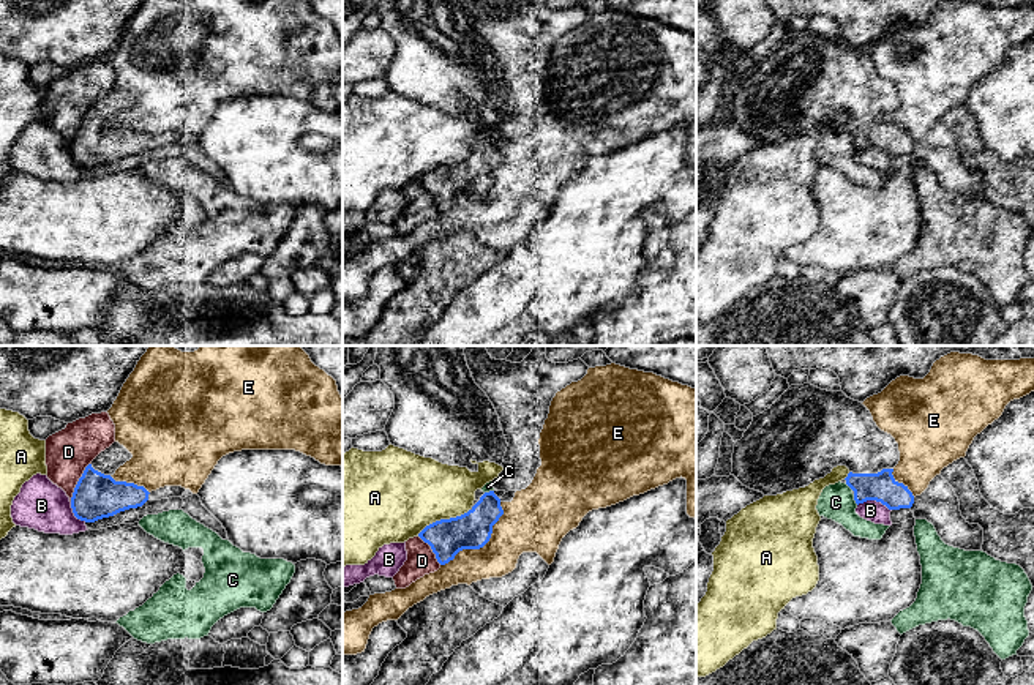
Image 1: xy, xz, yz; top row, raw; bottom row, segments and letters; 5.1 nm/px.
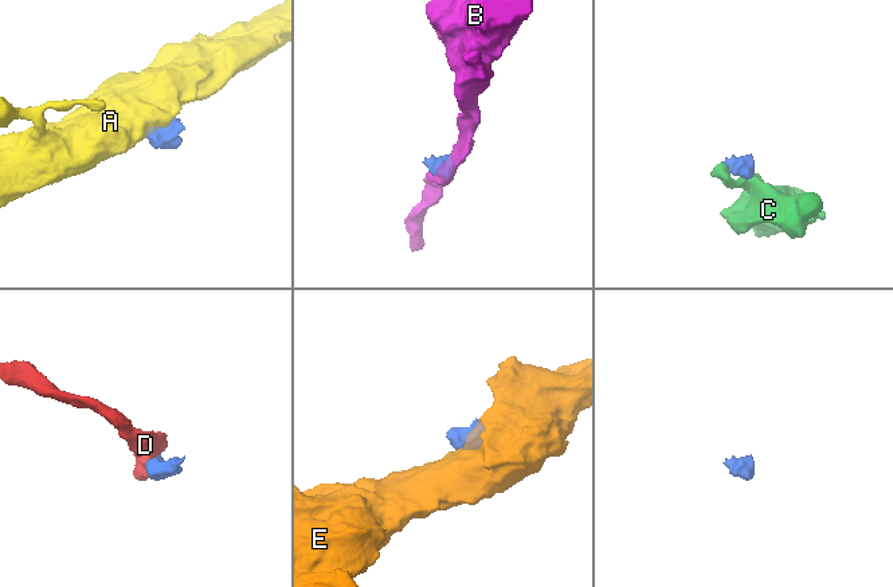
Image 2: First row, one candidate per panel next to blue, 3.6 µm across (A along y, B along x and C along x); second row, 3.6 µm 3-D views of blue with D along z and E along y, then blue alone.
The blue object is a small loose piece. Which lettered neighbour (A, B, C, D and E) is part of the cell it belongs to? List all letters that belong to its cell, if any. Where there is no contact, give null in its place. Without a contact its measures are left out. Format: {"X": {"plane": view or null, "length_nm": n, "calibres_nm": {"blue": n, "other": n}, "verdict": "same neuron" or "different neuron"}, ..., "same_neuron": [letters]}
{"A": {"plane": "xz", "length_nm": 320, "calibres_nm": {"blue": 190, "other": 420}, "verdict": "different neuron"}, "B": {"plane": "yz", "length_nm": 180, "calibres_nm": {"blue": 150, "other": 110}, "verdict": "different neuron"}, "C": {"plane": "yz", "length_nm": 60, "calibres_nm": {"blue": 150, "other": 180}, "verdict": "different neuron"}, "D": {"plane": "xy", "length_nm": 220, "calibres_nm": {"blue": 240, "other": 240}, "verdict": "different neuron"}, "E": {"plane": "xz", "length_nm": 440, "calibres_nm": {"blue": 190, "other": 280}, "verdict": "different neuron"}, "same_neuron": []}

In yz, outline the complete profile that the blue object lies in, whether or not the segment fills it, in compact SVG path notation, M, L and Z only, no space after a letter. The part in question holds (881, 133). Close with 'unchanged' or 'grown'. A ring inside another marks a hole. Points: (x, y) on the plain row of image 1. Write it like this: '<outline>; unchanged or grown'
M807 28L804 32L791 32L767 57L753 63L744 84L734 90L731 122L750 136L759 137L764 142L777 142L805 134L815 126L824 125L834 114L846 112L849 120L845 126L854 137L857 152L867 147L876 147L889 156L909 155L916 166L931 169L946 191L965 197L982 197L983 175L979 170L969 170L961 163L960 147L953 134L941 122L936 122L928 134L914 144L908 133L898 129L892 122L898 107L898 90L890 80L876 73L870 57L862 49L848 44L841 36L827 38Z; grown

